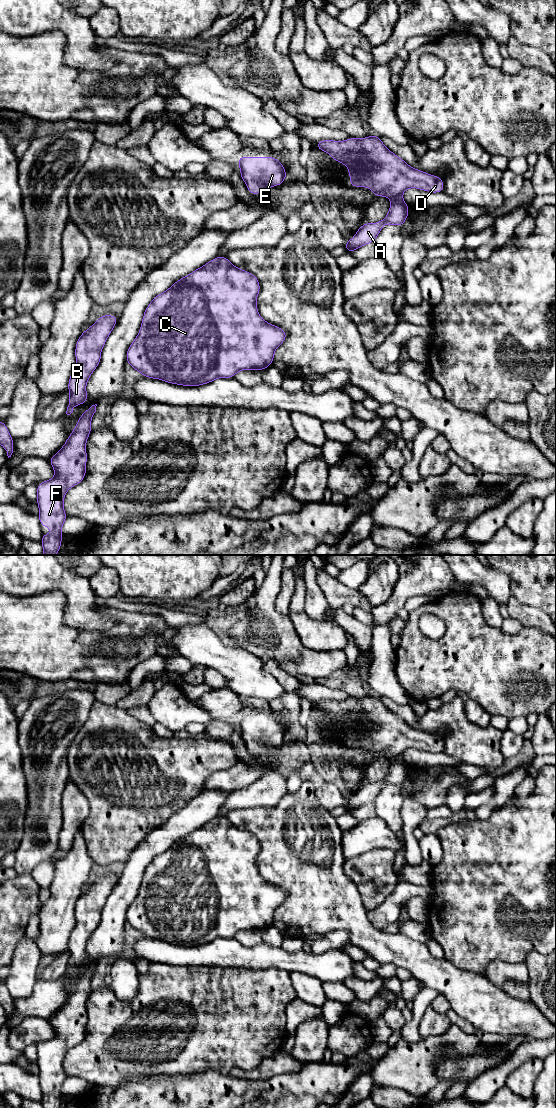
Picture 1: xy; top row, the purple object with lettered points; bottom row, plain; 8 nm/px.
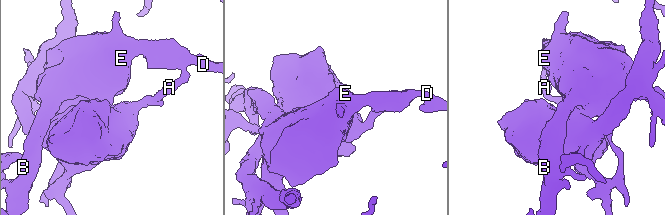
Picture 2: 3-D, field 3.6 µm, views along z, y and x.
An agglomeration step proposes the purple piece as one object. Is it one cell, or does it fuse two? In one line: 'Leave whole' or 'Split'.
Split

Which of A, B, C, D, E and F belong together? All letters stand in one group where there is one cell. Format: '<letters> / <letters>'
A C / B D E F

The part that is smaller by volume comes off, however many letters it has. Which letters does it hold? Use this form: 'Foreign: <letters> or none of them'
Foreign: A, C

